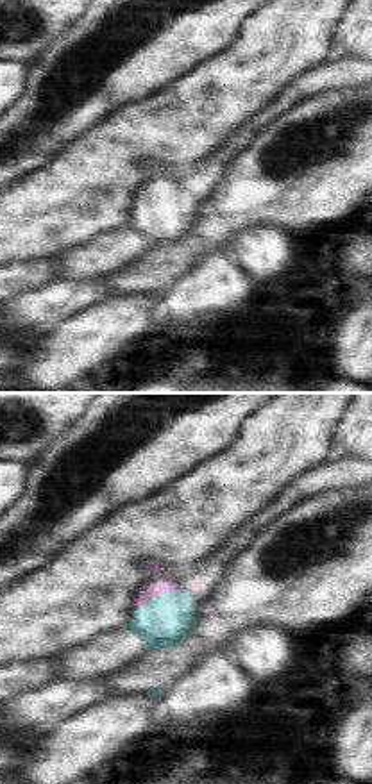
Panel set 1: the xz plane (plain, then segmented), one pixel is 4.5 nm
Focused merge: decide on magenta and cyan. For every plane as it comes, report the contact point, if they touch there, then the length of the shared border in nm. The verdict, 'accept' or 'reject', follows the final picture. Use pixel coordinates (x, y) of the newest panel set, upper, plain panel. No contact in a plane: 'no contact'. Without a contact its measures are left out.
contact (158, 195); length 240 nm

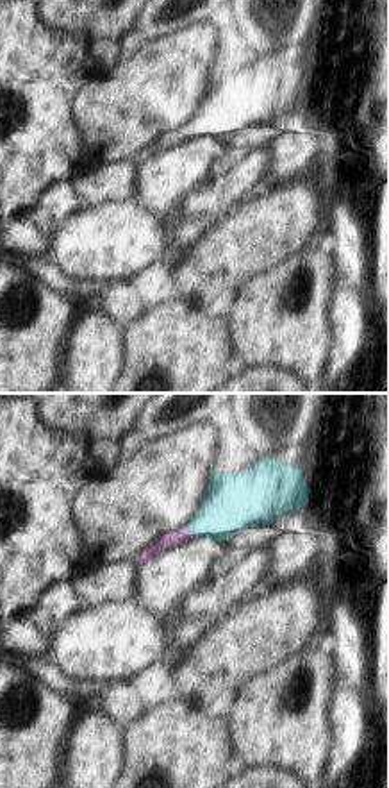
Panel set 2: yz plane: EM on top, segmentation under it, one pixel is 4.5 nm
contact (188, 131); length 70 nm

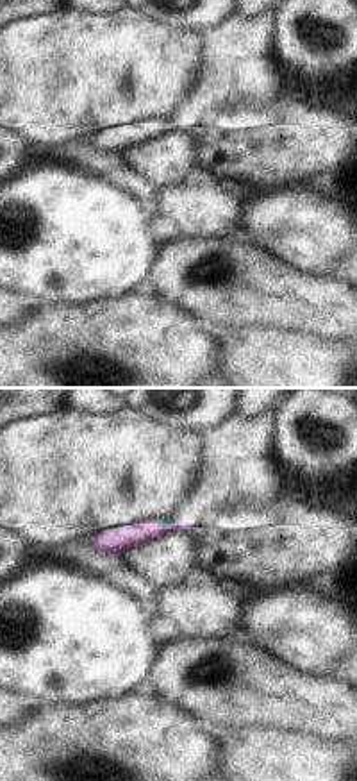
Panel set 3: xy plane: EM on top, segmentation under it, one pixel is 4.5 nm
contact (165, 125); length 80 nm

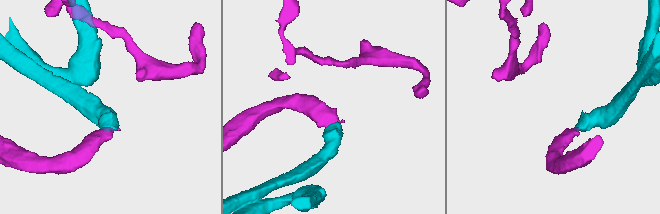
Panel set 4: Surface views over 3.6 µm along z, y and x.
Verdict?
accept

